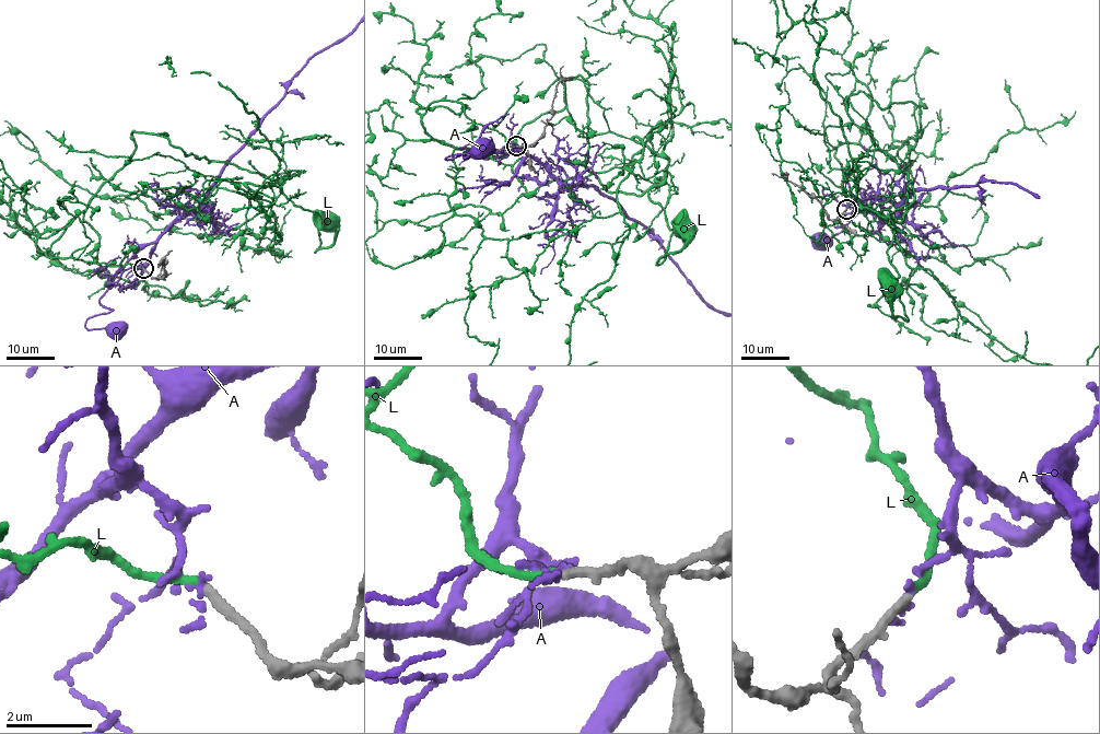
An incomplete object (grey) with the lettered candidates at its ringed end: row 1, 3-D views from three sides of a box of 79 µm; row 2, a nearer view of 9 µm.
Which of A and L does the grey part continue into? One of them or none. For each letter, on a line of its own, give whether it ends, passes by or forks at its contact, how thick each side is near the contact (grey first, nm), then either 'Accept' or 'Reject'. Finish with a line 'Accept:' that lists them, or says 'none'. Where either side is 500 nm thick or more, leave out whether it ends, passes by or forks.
A: It passes by. Thickness 220 nm (grey) against 110 nm. Reject
L: It ends there. Thickness 220 nm (grey) against 180 nm. Accept
Accept: L

